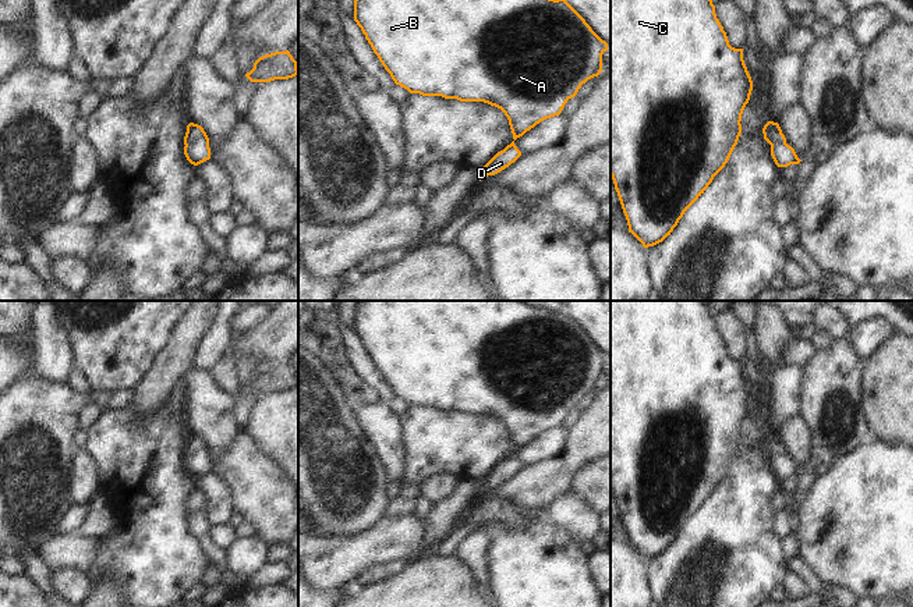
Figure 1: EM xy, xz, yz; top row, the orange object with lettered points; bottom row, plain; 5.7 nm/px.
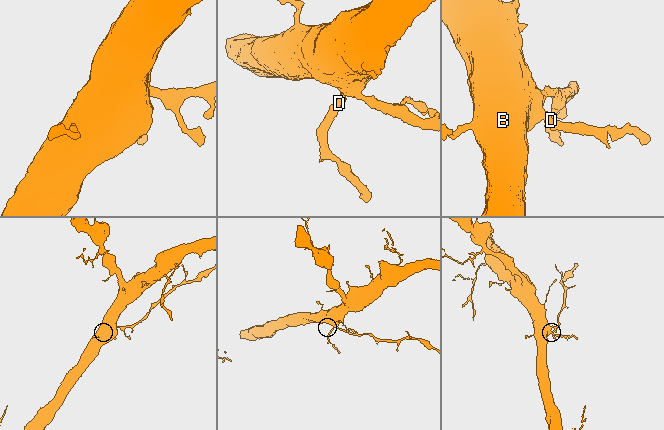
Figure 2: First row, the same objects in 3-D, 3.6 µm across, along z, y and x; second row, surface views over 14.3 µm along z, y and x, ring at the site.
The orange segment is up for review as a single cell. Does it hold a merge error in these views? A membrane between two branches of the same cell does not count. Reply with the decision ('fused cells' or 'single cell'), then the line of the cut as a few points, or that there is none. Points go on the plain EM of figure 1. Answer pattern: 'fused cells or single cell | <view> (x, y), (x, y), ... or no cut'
single cell | no cut

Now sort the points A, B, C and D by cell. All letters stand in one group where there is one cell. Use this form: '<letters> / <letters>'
A B C D

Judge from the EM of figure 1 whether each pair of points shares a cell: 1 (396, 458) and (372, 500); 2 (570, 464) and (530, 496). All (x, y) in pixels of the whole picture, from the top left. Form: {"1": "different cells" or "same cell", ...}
{"1": "different cells", "2": "same cell"}

